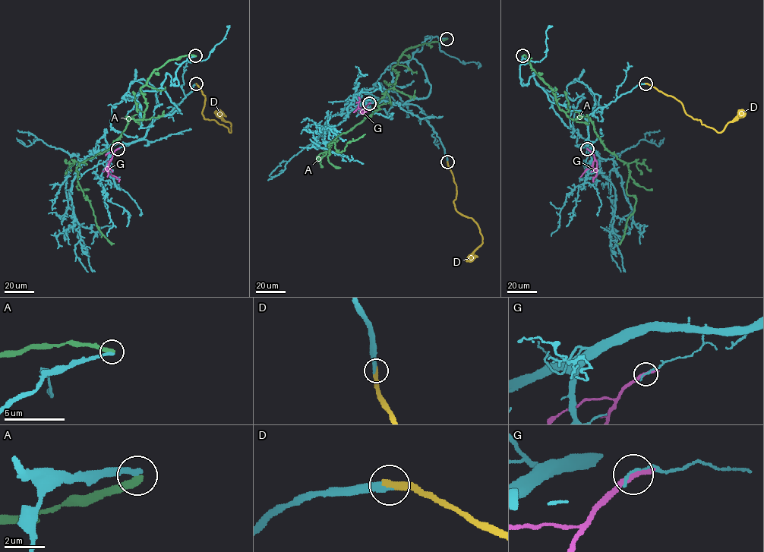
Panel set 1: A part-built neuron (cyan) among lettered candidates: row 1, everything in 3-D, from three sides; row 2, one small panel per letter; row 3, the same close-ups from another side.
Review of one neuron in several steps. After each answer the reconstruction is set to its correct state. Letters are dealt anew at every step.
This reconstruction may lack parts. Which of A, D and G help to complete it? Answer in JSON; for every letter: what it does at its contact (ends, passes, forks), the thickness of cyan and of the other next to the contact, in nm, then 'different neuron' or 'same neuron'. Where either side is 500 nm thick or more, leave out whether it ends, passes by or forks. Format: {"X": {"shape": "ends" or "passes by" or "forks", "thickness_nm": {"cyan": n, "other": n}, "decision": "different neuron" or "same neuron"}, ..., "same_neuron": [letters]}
{"A": {"shape": "ends", "thickness_nm": {"cyan": 260, "other": 360}, "decision": "different neuron"}, "D": {"shape": "ends", "thickness_nm": {"cyan": 300, "other": 360}, "decision": "same neuron"}, "G": {"shape": "ends", "thickness_nm": {"cyan": 130, "other": 320}, "decision": "different neuron"}, "same_neuron": ["D"]}

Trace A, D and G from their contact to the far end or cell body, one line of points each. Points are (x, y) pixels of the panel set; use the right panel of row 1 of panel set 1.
A: (522, 55), (558, 108), (571, 119), (588, 116), (628, 168), (626, 192), (636, 203), (618, 244)
D: (645, 83), (674, 97), (688, 115), (718, 132), (745, 110)
G: (587, 149), (597, 162), (596, 175), (593, 181)

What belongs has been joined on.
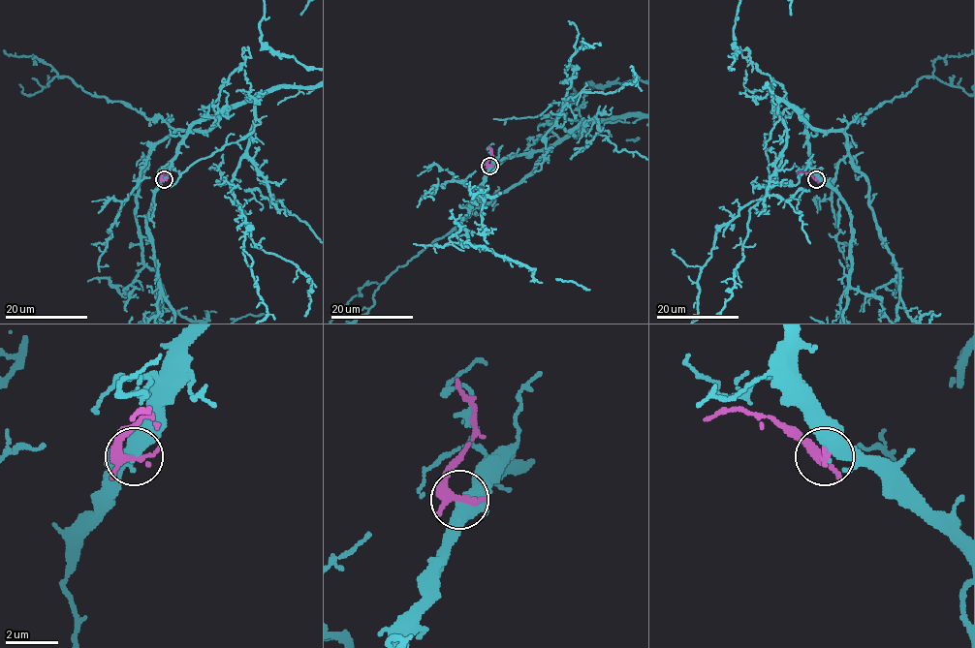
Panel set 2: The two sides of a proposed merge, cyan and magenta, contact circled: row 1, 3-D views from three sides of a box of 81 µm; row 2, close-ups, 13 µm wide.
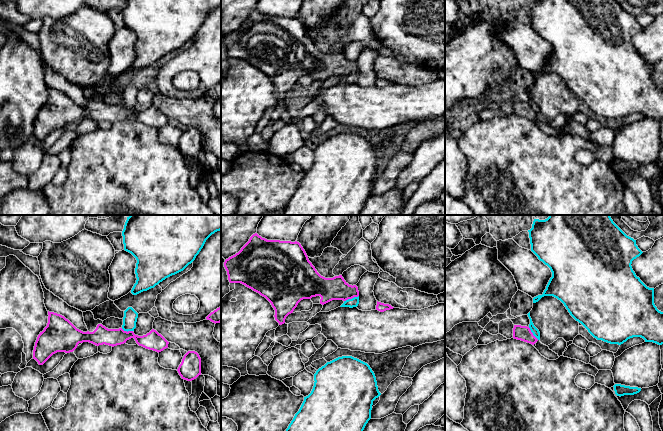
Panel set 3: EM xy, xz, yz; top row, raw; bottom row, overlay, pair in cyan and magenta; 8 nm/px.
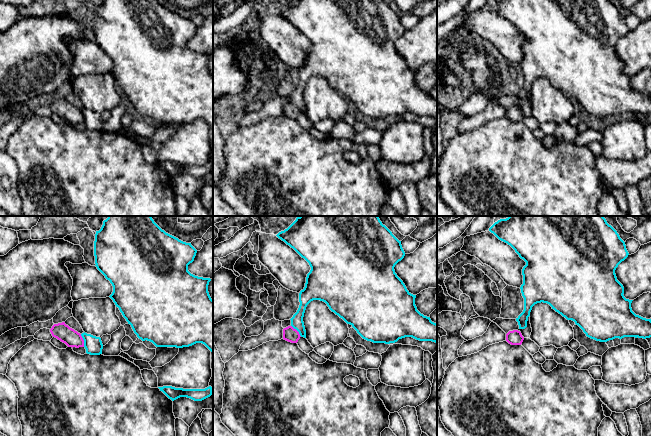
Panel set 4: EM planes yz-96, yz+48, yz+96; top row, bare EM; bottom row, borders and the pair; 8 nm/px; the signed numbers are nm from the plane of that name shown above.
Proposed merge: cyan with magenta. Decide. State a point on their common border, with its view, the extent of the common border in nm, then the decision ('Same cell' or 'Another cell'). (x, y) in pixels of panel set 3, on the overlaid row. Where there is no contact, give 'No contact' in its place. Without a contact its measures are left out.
Touches cyan at xz (352, 298). Shared border 130 nm. Another cell

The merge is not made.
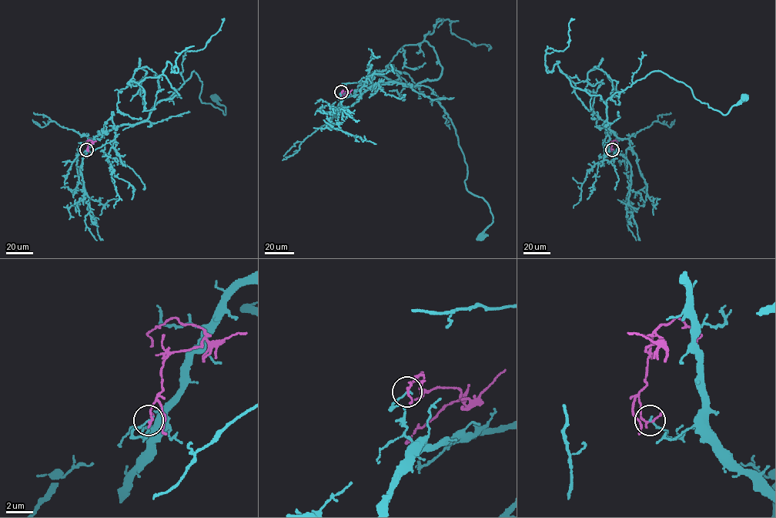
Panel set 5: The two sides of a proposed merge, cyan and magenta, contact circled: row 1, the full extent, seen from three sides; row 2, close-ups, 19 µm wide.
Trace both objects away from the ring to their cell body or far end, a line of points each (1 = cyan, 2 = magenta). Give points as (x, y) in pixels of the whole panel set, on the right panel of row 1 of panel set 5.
1: (612, 149), (616, 136), (603, 124), (607, 100), (651, 72), (682, 82), (724, 115), (745, 98)
2: (612, 149), (613, 141), (615, 139), (617, 142)

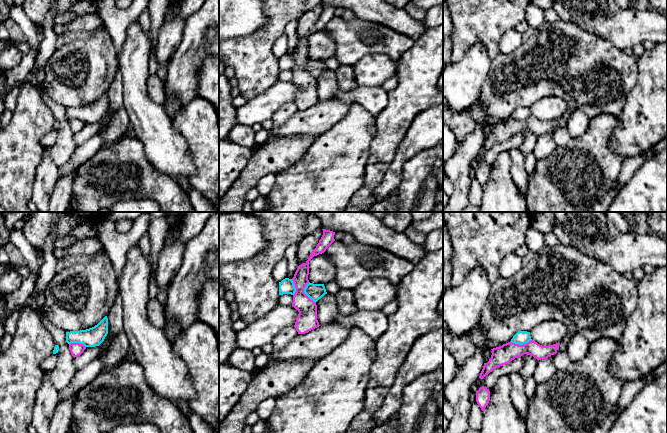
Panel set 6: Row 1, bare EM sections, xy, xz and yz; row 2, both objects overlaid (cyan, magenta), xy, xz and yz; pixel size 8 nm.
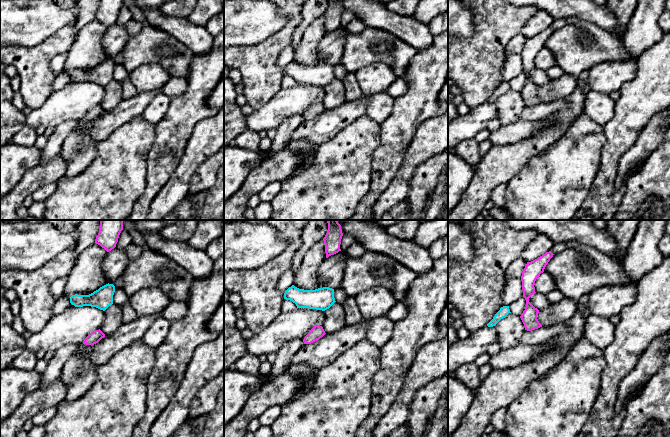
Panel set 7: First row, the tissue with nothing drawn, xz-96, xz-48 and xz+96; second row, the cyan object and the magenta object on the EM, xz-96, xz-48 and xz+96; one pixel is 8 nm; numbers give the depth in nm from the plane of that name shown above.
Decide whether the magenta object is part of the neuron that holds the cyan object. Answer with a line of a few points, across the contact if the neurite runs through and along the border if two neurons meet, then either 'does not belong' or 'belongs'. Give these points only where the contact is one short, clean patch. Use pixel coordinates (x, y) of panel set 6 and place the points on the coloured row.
line xz (308, 282), (304, 292), (315, 302); does not belong

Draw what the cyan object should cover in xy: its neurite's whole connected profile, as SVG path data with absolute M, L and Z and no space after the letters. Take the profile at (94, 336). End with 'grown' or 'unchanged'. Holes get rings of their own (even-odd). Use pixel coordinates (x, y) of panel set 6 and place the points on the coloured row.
M105 316L97 325L92 328L80 331L66 332L66 342L80 343L85 347L99 346L108 334L108 318Z; unchanged

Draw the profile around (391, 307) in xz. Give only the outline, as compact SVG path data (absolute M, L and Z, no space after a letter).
M395 298L392 301L390 301L389 303L387 303L383 307L382 311L388 316L388 315L393 314L394 312L396 312L397 308L398 308L398 303L397 303L397 300Z

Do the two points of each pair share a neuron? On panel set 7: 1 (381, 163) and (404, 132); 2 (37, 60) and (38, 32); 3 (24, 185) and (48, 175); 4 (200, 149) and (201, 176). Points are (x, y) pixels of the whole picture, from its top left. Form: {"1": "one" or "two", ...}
{"1": "one", "2": "two", "3": "one", "4": "two"}

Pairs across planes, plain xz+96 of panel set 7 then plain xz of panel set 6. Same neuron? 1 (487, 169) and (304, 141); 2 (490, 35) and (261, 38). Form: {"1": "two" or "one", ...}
{"1": "one", "2": "one"}

